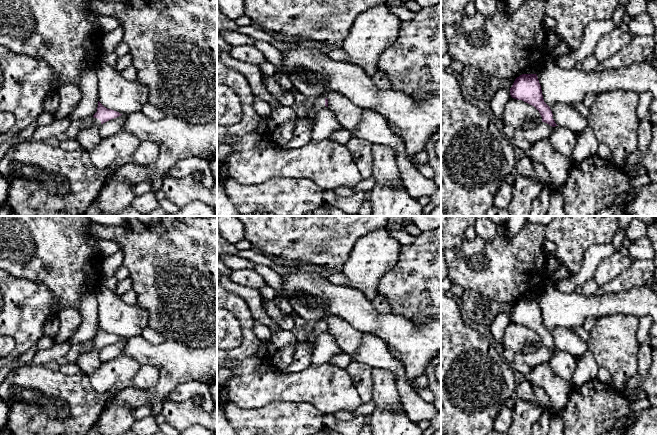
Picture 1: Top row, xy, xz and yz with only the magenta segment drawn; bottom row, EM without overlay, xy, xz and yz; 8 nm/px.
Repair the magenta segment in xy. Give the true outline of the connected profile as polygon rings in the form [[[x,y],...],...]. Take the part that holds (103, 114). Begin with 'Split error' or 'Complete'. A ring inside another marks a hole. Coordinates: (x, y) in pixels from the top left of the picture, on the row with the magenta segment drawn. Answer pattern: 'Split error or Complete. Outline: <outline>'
Split error. Outline: [[[98,101],[97,112],[93,115],[93,123],[89,127],[82,127],[75,138],[80,147],[88,153],[91,152],[103,139],[99,134],[99,127],[121,115],[117,111],[107,109]]]

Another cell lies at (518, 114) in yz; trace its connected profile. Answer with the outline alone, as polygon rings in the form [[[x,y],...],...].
[[[510,98],[503,111],[503,123],[518,129],[535,128],[542,122],[539,111],[532,105]]]

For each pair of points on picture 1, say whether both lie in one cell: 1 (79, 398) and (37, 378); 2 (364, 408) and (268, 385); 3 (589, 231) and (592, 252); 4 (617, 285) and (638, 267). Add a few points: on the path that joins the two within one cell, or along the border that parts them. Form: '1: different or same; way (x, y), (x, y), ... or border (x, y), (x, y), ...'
1: same; way (69, 398), (58, 387), (47, 387)
2: different; border (362, 402), (352, 411)
3: different; border (611, 241), (592, 244), (581, 266)
4: same; way (622, 282), (633, 272)

